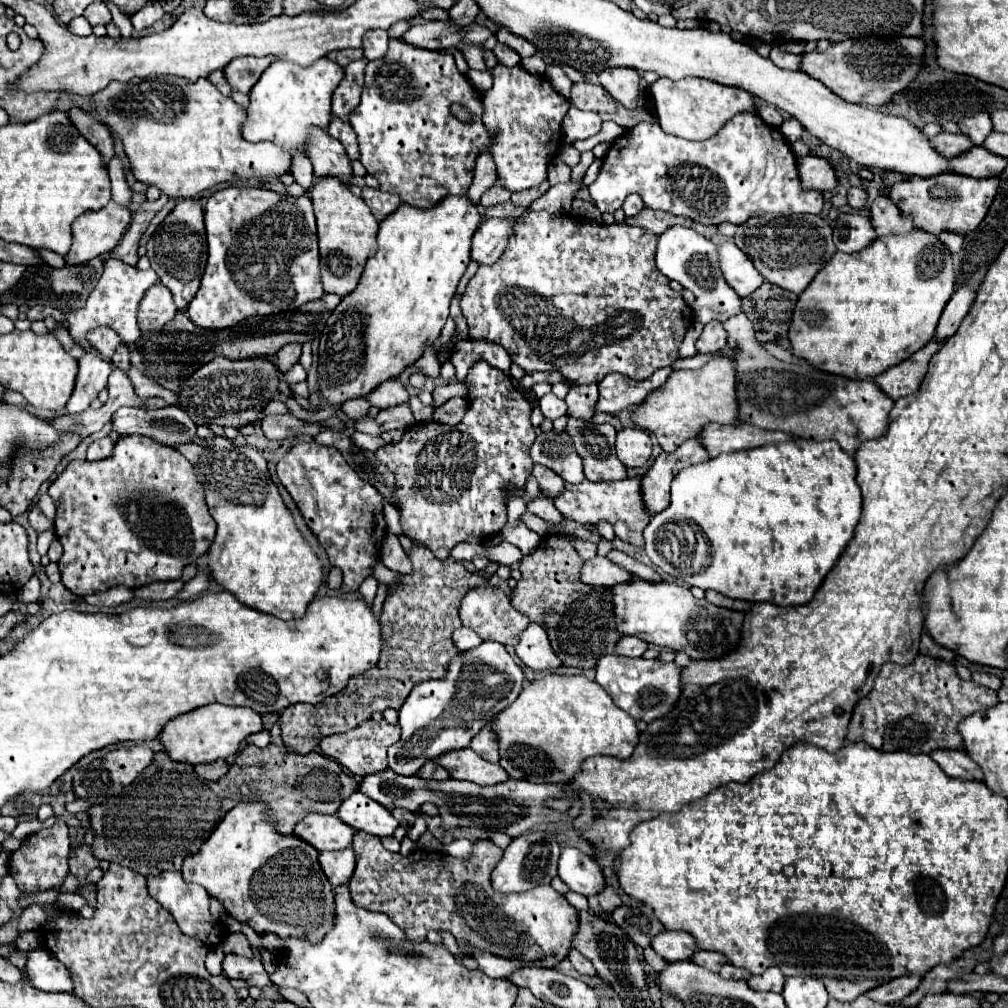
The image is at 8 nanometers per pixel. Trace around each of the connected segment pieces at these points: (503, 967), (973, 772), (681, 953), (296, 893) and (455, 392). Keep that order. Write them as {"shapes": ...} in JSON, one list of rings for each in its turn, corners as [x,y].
{"shapes":[[[[479,950],[473,952],[473,958],[475,958],[475,962],[477,962],[477,968],[479,968],[481,972],[485,972],[489,978],[507,978],[513,970],[527,966],[527,964],[523,964],[523,962],[497,958],[497,956],[493,956],[493,954],[485,954],[485,952],[479,952]]],[[[933,750],[931,758],[941,766],[947,776],[983,780],[981,768],[971,762],[971,758],[963,750]]],[[[665,930],[665,934],[659,934],[657,938],[653,938],[651,948],[667,962],[677,962],[677,960],[691,960],[693,954],[697,952],[697,942],[687,932]]],[[[239,802],[227,812],[199,852],[185,858],[181,874],[185,882],[203,886],[211,898],[217,898],[223,904],[229,916],[251,926],[257,934],[273,932],[279,938],[305,938],[309,942],[321,942],[335,924],[335,896],[331,882],[325,878],[317,862],[317,856],[319,852],[307,842],[301,842],[297,836],[277,834],[273,822],[265,820],[265,804]]],[[[457,382],[457,384],[441,384],[433,390],[433,406],[441,406],[443,402],[447,402],[453,396],[465,396],[465,384]]]]}

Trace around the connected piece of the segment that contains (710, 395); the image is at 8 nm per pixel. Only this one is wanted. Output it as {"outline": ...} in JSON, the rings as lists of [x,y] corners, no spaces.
{"outline":[[[715,356],[699,370],[671,372],[667,382],[649,392],[643,404],[631,412],[631,422],[647,432],[653,432],[667,454],[675,452],[681,442],[695,438],[707,422],[737,424],[733,360],[729,356]]]}

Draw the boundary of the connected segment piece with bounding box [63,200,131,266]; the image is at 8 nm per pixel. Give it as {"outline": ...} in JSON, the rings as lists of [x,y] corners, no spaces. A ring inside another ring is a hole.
{"outline":[[[113,200],[99,212],[83,214],[73,222],[73,244],[65,258],[65,266],[89,262],[111,252],[131,222],[131,210]]]}

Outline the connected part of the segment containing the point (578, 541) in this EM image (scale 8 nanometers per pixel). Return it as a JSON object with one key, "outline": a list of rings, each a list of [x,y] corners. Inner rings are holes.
{"outline":[[[549,532],[549,534],[559,534],[559,536],[575,538],[575,540],[573,540],[573,548],[579,552],[579,556],[581,556],[583,560],[591,560],[591,558],[597,554],[597,546],[595,546],[595,543],[589,542],[589,540],[583,540],[583,538],[575,536],[575,534],[571,534],[571,532]]]}

